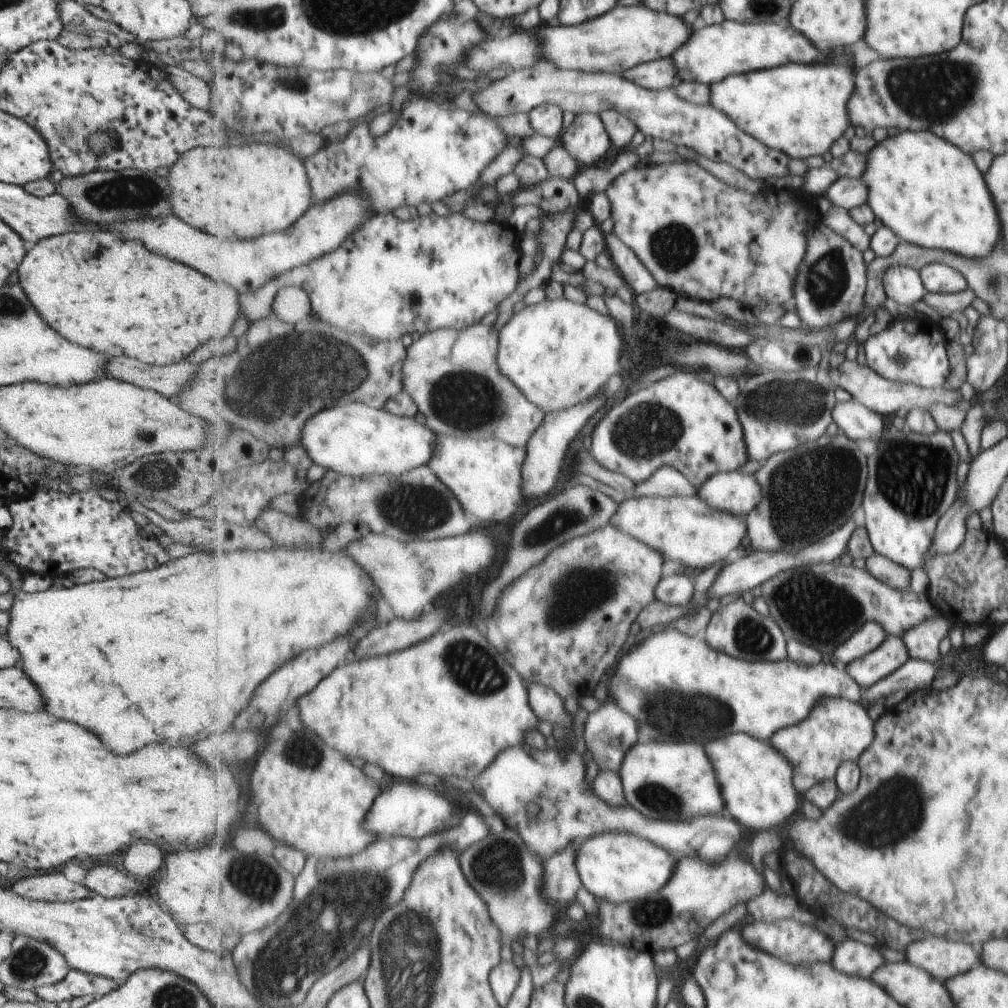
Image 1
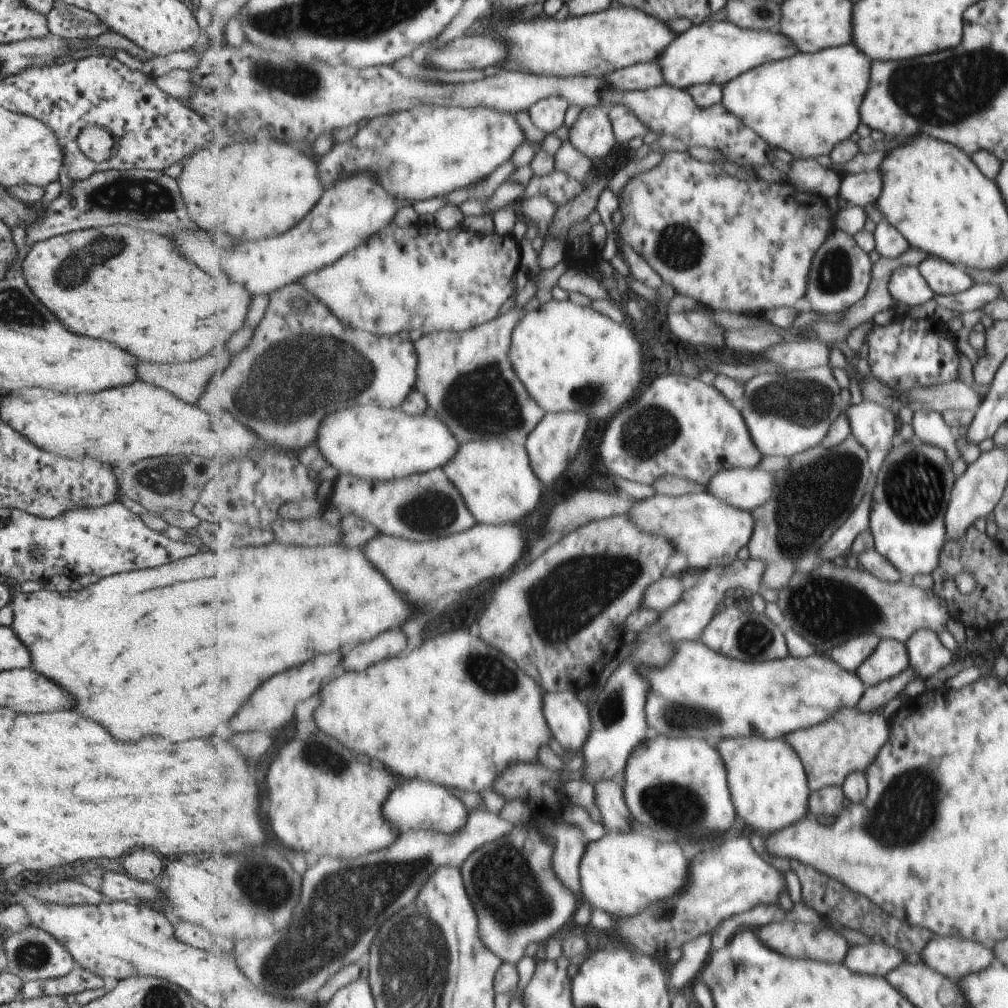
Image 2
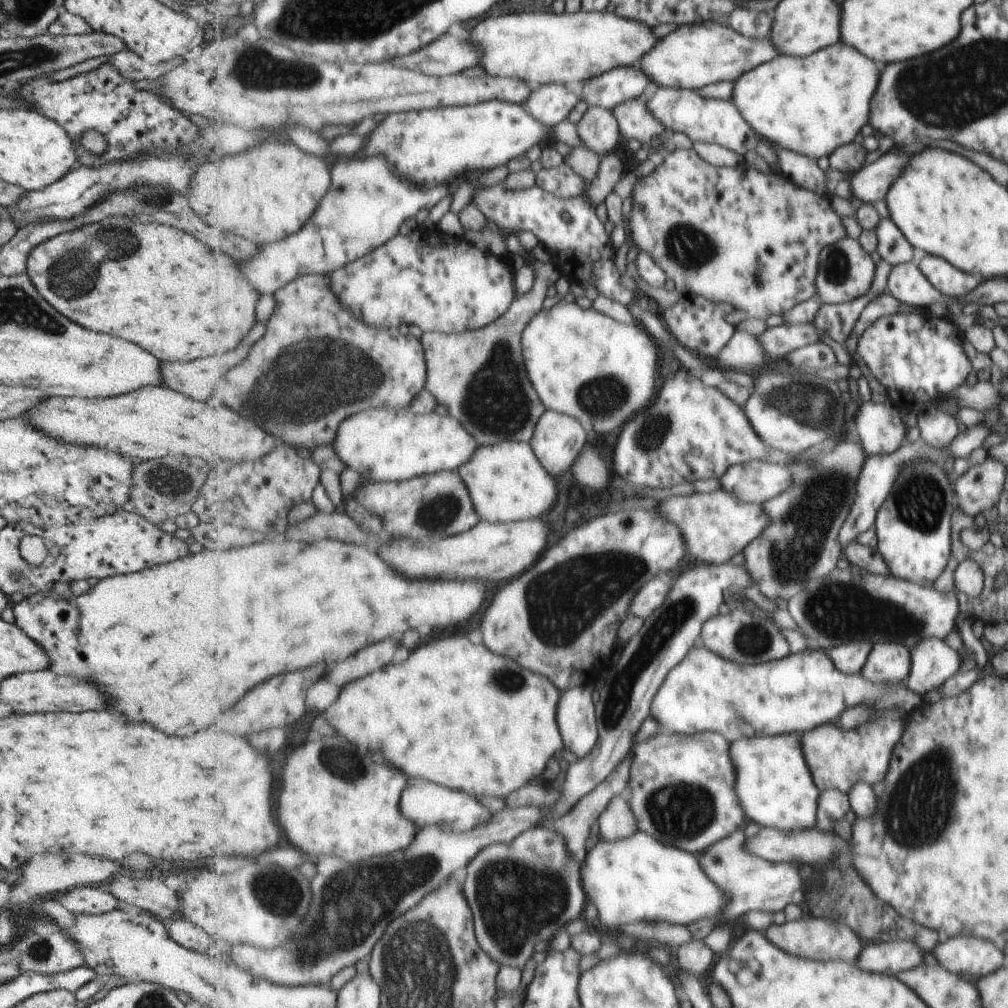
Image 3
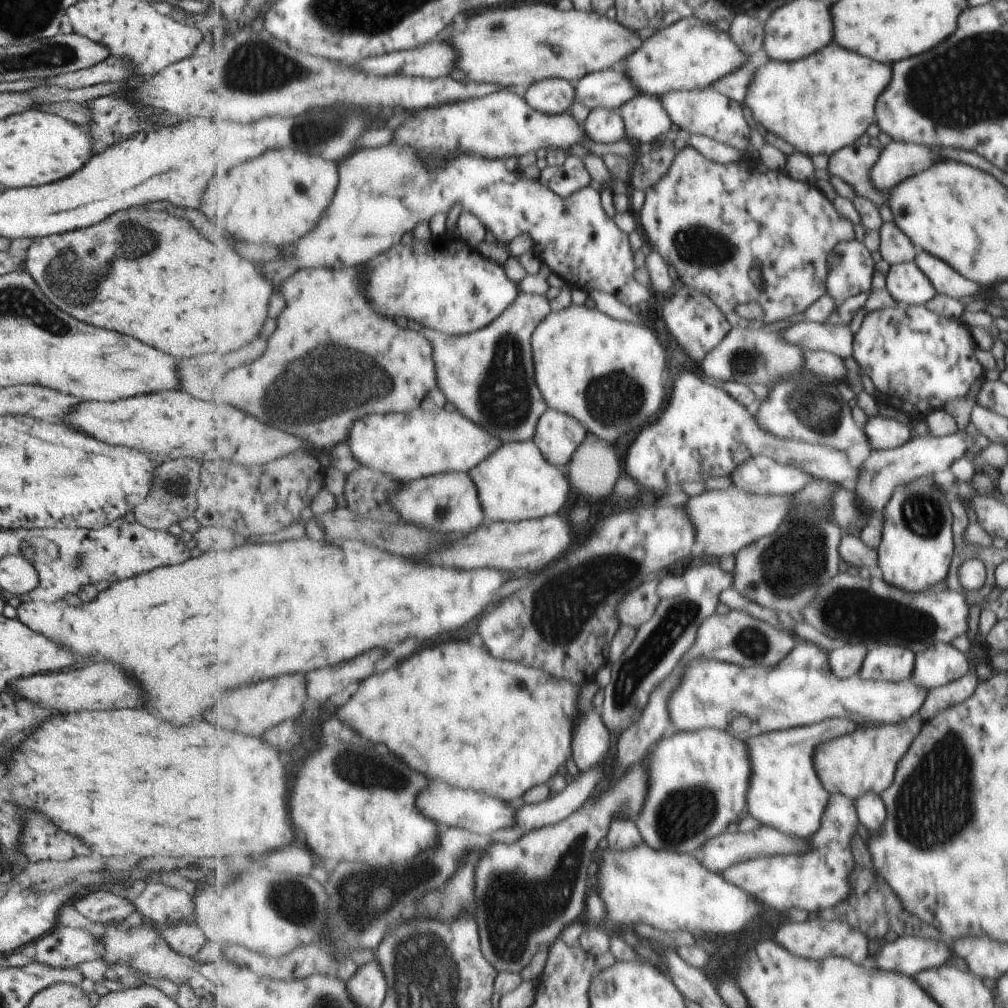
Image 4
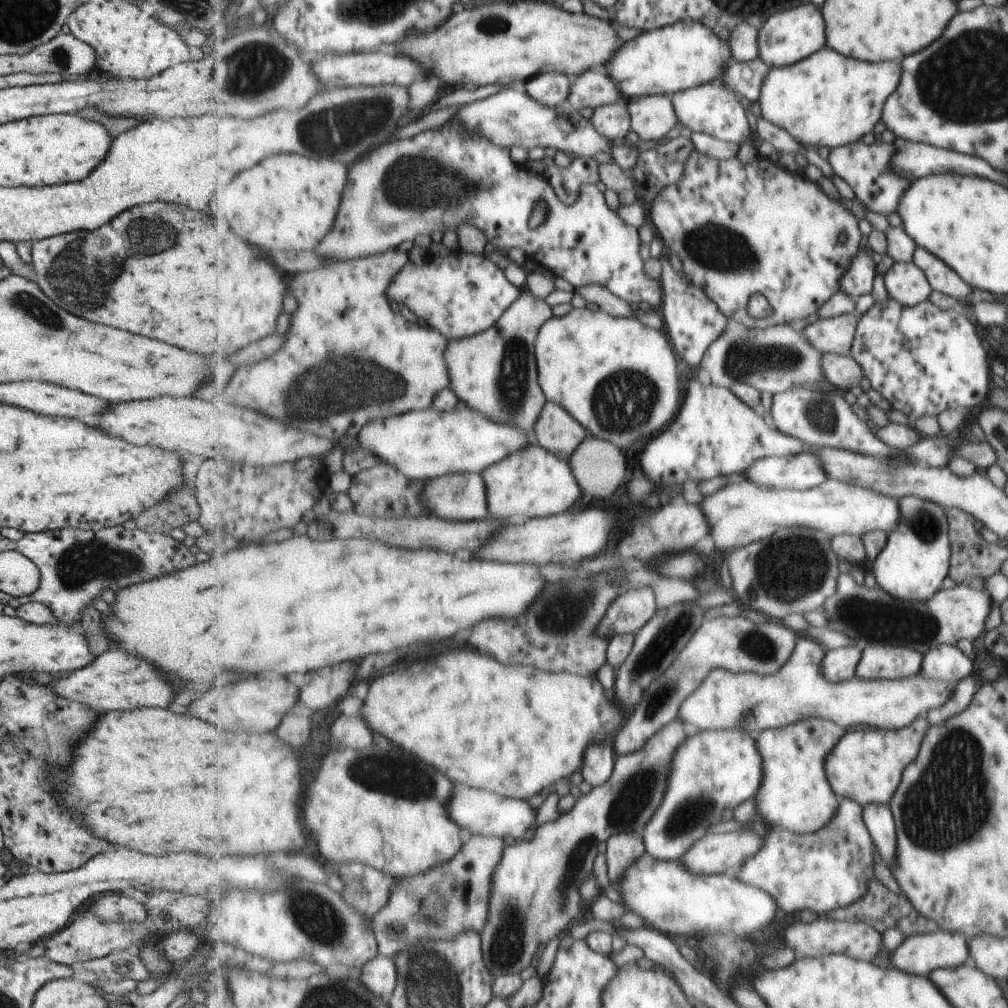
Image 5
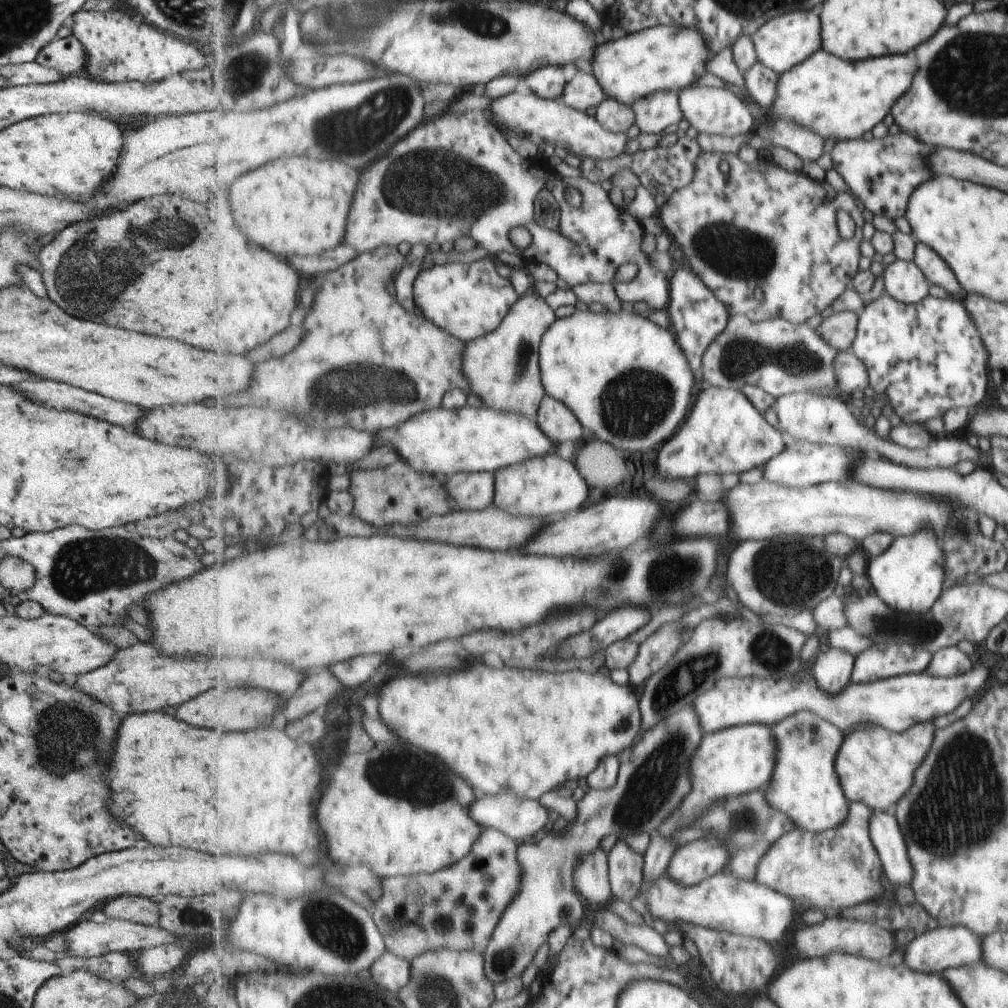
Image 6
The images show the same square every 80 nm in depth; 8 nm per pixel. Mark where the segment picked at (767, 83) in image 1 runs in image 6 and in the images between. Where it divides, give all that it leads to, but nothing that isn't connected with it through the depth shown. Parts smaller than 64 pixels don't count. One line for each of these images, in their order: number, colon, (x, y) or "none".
2: (806, 105)
3: (812, 105)
4: (820, 104)
5: (828, 100)
6: (842, 99)

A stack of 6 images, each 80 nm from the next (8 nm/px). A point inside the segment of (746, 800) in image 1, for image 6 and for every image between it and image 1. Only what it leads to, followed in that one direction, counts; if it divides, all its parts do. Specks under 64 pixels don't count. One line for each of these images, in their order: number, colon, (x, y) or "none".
2: (769, 786)
3: (775, 786)
4: (785, 792)
5: (795, 795)
6: (804, 786)

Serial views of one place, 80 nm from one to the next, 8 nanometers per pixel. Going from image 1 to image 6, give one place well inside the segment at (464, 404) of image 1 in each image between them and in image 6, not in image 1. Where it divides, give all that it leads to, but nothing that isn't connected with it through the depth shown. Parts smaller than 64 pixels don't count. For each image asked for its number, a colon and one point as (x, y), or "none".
2: (468, 379)
3: (480, 377)
4: (488, 375)
5: (495, 373)
6: (503, 367)

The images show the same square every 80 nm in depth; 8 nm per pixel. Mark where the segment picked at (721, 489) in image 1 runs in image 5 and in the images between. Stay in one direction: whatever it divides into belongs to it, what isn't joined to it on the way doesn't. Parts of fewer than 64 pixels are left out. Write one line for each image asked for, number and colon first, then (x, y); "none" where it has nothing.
2: (748, 489)
3: (758, 481)
4: (761, 475)
5: (803, 472)

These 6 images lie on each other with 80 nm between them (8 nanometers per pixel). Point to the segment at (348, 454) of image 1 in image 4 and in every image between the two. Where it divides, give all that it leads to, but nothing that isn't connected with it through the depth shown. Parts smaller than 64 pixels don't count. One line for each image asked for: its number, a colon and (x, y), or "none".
2: (372, 442)
3: (383, 444)
4: (407, 446)

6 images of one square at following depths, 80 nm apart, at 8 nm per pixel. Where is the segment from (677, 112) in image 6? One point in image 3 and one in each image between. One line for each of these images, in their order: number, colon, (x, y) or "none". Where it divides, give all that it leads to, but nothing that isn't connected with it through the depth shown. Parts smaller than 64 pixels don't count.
3: (635, 120)
4: (646, 120)
5: (653, 117)

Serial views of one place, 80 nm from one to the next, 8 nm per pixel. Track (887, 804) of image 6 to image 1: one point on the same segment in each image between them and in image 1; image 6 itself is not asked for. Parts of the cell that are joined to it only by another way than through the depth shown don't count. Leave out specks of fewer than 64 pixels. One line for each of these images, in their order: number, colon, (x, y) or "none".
1: (840, 729)
2: (849, 741)
3: (839, 758)
4: (864, 760)
5: (865, 765)

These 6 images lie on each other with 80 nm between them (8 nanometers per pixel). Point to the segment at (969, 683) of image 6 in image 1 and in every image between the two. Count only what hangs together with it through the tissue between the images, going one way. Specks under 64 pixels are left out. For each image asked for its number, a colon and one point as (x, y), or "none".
1: (679, 688)
2: (700, 693)
3: (705, 692)
4: (802, 689)
5: (800, 691)

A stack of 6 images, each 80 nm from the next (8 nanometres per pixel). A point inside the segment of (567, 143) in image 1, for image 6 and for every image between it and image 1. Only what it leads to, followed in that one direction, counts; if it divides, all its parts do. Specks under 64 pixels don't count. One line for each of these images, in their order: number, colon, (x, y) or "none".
2: (592, 134)
3: (598, 129)
4: (604, 125)
5: (614, 121)
6: (614, 115)

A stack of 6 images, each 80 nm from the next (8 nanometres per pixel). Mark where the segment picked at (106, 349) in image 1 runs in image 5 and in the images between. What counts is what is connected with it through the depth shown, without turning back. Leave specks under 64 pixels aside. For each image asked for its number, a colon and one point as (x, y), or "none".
2: (126, 286)
3: (158, 288)
4: (197, 298)
5: (216, 296)

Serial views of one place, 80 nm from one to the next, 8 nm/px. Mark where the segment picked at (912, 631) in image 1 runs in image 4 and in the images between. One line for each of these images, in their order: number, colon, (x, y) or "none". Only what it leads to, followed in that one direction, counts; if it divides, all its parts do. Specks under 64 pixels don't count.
2: (926, 654)
3: (933, 661)
4: (940, 663)

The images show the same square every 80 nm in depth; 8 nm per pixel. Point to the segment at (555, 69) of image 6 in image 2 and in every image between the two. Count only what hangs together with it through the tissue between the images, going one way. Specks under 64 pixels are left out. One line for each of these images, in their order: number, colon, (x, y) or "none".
2: (548, 114)
3: (551, 103)
4: (554, 96)
5: (552, 89)

